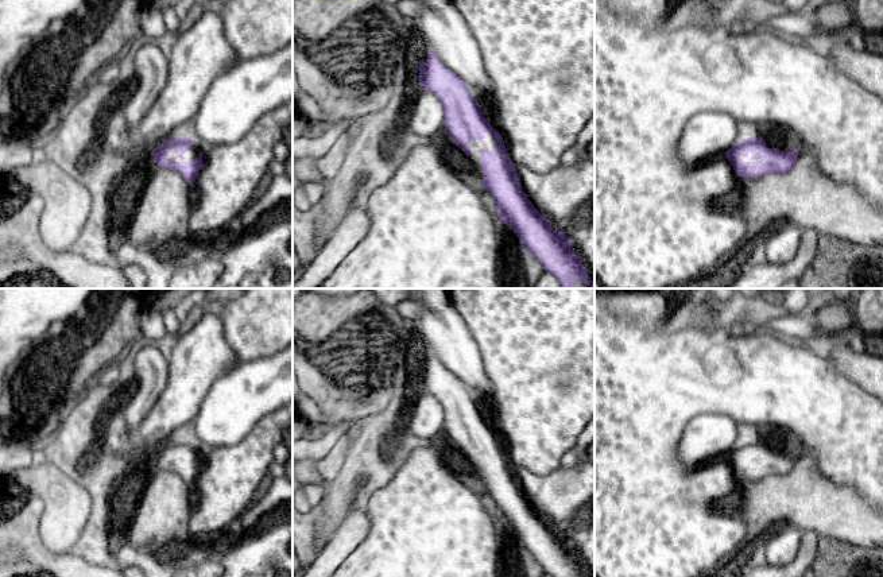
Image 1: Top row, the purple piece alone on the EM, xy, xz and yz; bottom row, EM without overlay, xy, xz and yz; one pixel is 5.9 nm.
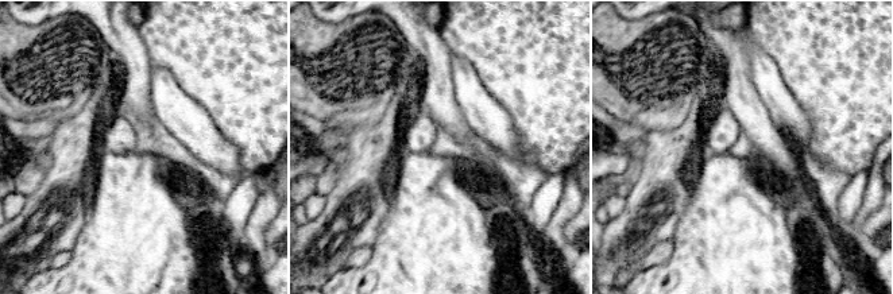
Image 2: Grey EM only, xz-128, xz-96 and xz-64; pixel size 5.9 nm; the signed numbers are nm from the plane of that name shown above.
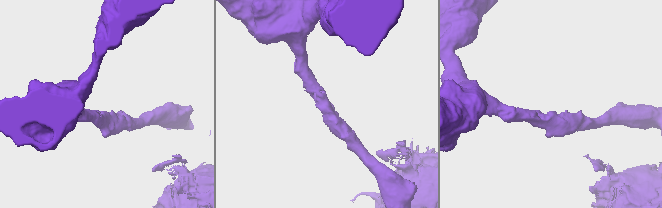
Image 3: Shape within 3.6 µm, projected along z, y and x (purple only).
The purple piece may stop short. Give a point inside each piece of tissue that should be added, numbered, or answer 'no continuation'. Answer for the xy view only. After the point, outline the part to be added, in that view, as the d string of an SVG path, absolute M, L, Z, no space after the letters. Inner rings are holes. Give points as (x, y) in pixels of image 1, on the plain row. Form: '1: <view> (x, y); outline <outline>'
no continuation

